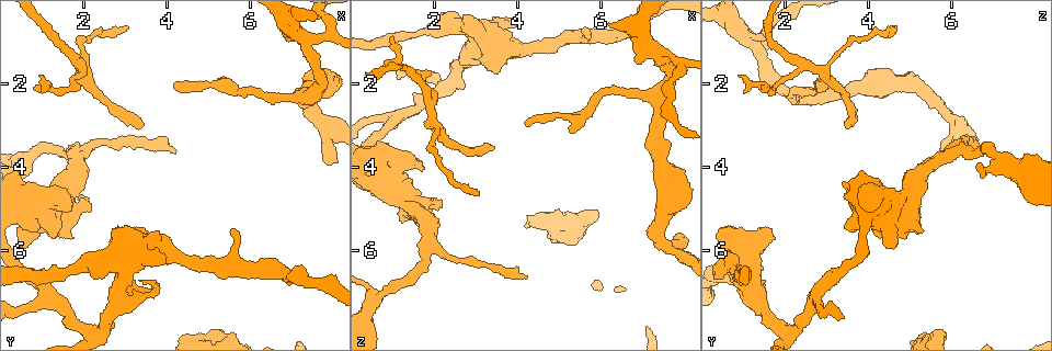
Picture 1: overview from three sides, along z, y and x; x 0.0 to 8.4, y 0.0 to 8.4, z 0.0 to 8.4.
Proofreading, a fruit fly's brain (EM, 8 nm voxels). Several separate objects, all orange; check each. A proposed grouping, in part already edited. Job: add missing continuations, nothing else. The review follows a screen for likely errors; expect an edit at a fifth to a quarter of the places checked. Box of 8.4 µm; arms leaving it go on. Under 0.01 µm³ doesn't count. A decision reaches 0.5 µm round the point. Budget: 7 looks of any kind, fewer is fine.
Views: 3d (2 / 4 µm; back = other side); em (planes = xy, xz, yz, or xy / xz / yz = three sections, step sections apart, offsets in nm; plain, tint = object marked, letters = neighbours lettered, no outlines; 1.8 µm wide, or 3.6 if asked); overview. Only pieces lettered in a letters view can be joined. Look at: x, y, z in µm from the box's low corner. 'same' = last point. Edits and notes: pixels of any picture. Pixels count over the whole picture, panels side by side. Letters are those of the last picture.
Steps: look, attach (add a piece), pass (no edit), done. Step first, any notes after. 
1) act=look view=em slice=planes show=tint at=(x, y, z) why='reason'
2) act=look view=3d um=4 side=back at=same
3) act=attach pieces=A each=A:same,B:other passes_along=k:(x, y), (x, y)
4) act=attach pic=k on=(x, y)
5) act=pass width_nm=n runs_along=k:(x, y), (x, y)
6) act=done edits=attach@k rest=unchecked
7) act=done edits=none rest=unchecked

act=look view=3d um=2 at=(4.15, 3.65, 6.55) why='free end'

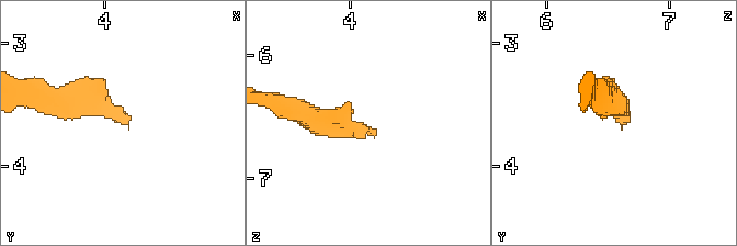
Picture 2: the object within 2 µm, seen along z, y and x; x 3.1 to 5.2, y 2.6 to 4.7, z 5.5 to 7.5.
act=look view=em slice=planes show=tint at=(4.18, 3.68, 6.60)

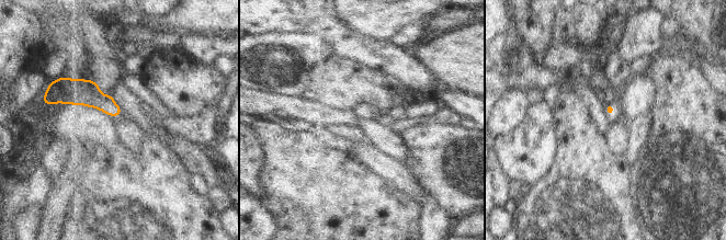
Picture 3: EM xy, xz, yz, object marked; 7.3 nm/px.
act=look view=em slice=planes show=letters at=same

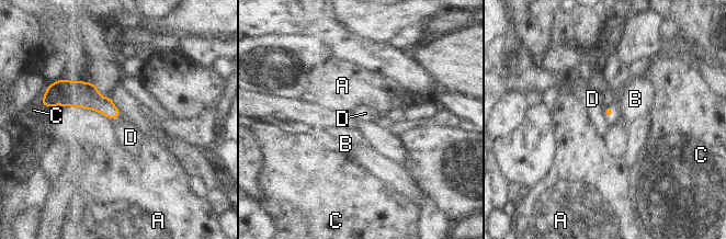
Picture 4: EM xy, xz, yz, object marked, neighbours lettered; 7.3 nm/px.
act=pass each=A:other,B:other,C:other,D:other border=4:(604, 106), (604, 115), (607, 117) found='none of them fits'

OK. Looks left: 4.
act=look view=3d um=2 at=(4.25, 2.05, 3.00) why='free end'

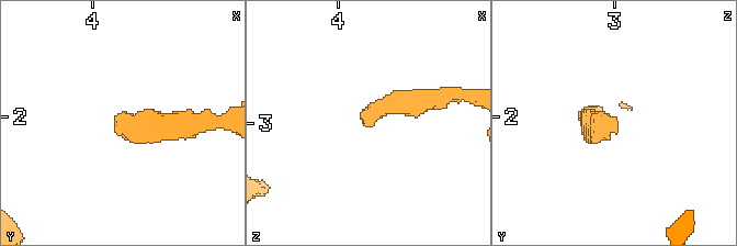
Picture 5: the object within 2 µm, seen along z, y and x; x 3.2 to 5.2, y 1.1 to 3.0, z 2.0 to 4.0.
act=look view=em slice=planes show=plain at=(4.24, 2.10, 3.04)

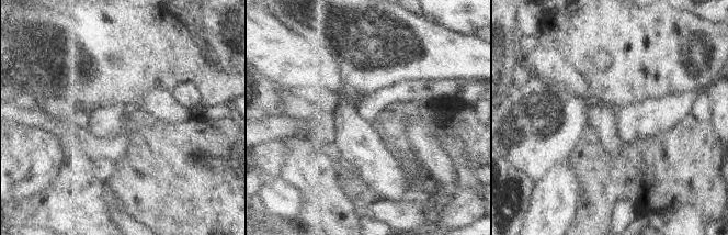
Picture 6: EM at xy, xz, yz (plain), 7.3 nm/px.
act=look view=em slice=planes show=letters at=same why='see the neighbours'

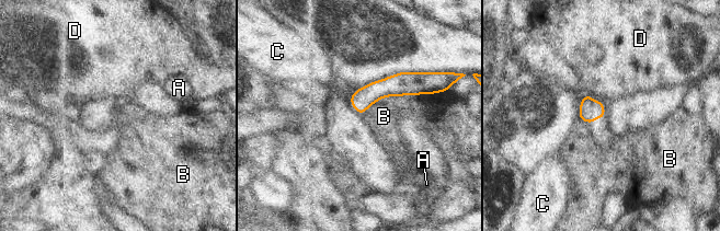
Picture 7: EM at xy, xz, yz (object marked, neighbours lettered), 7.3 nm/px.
act=pass each=A:other,B:other,C:other,D:other runs_along=7:(421, 91), (383, 88), (353, 101) found='none of them fits'

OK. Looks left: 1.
act=look view=em slice=planes show=letters at=(6.85, 0.90, 1.50) why='an open end'

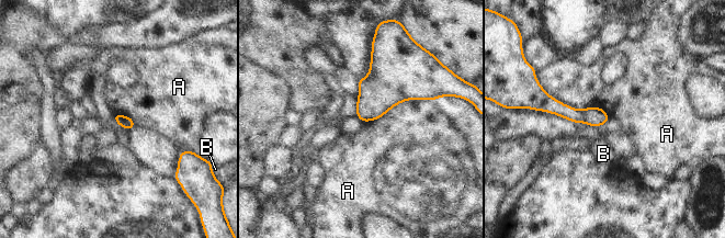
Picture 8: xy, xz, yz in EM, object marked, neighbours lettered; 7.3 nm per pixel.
act=pass each=A:other,B:other found='no lettered piece goes on from it'

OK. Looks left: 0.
act=done edits=none rest=unchecked

